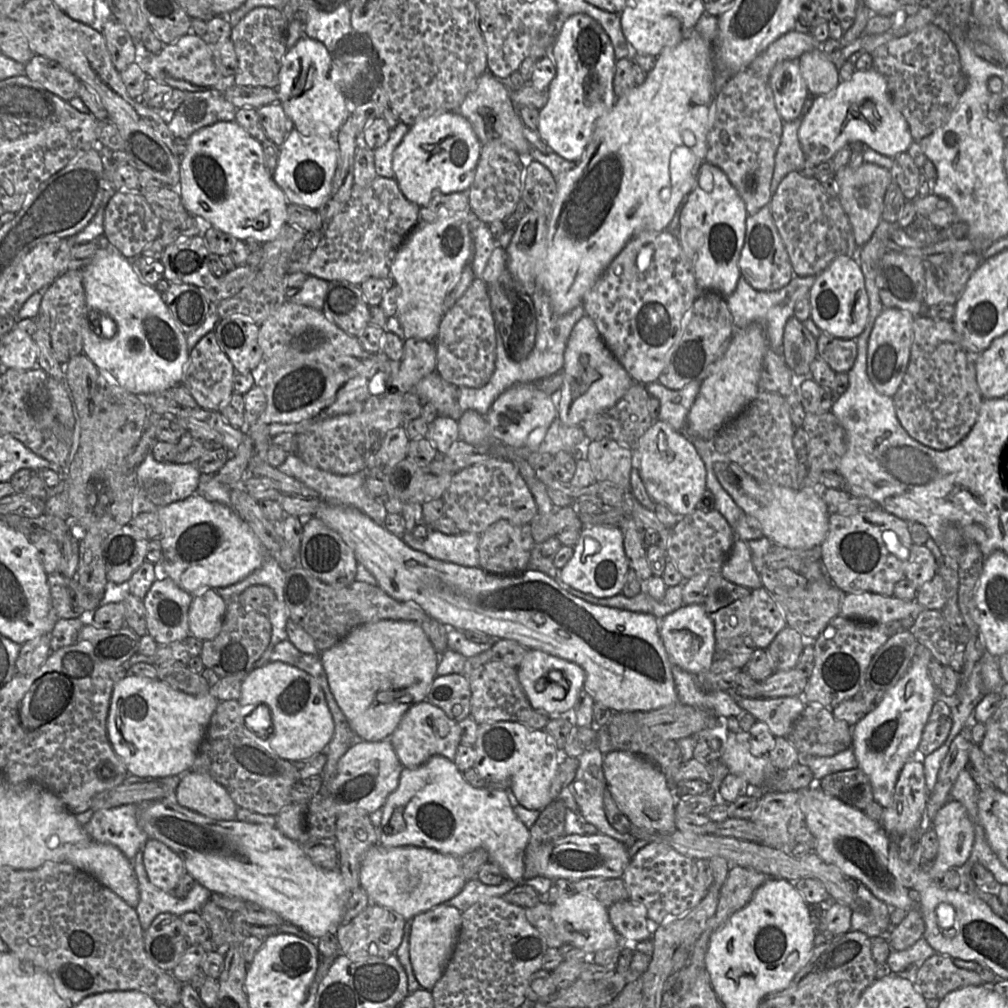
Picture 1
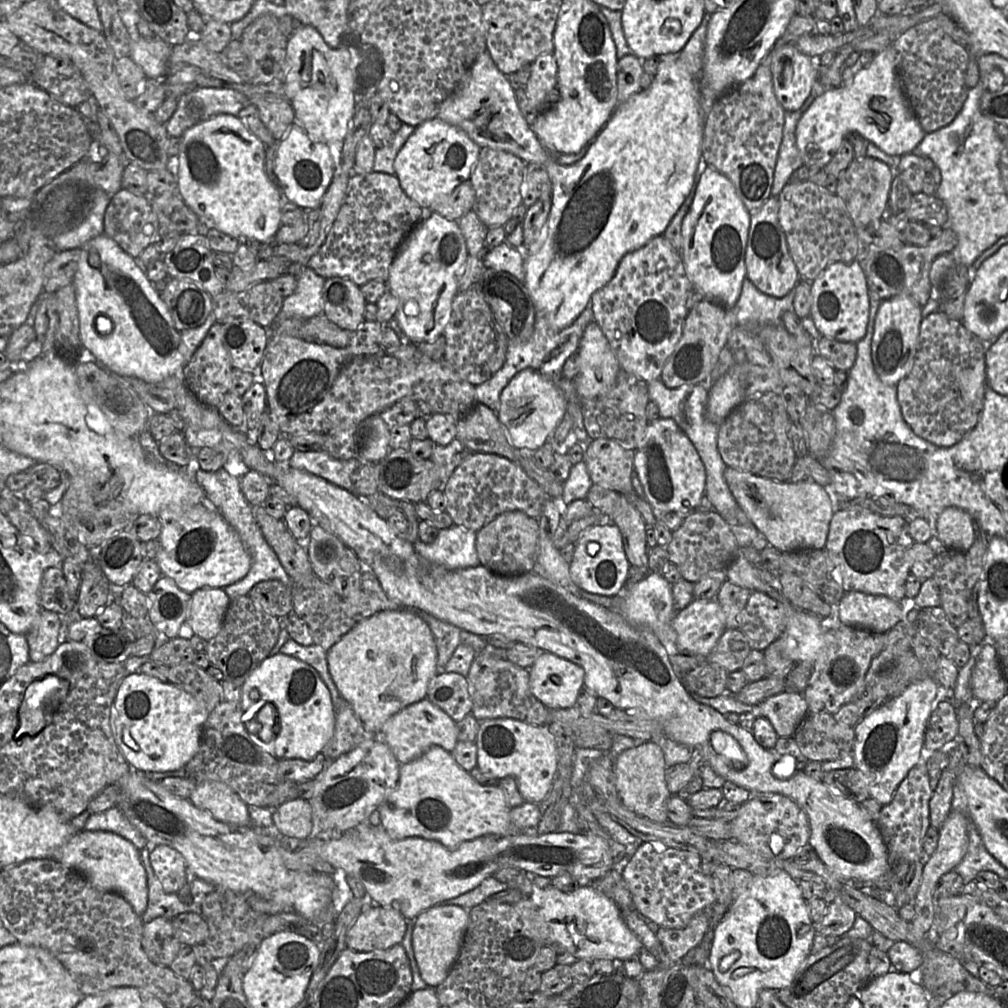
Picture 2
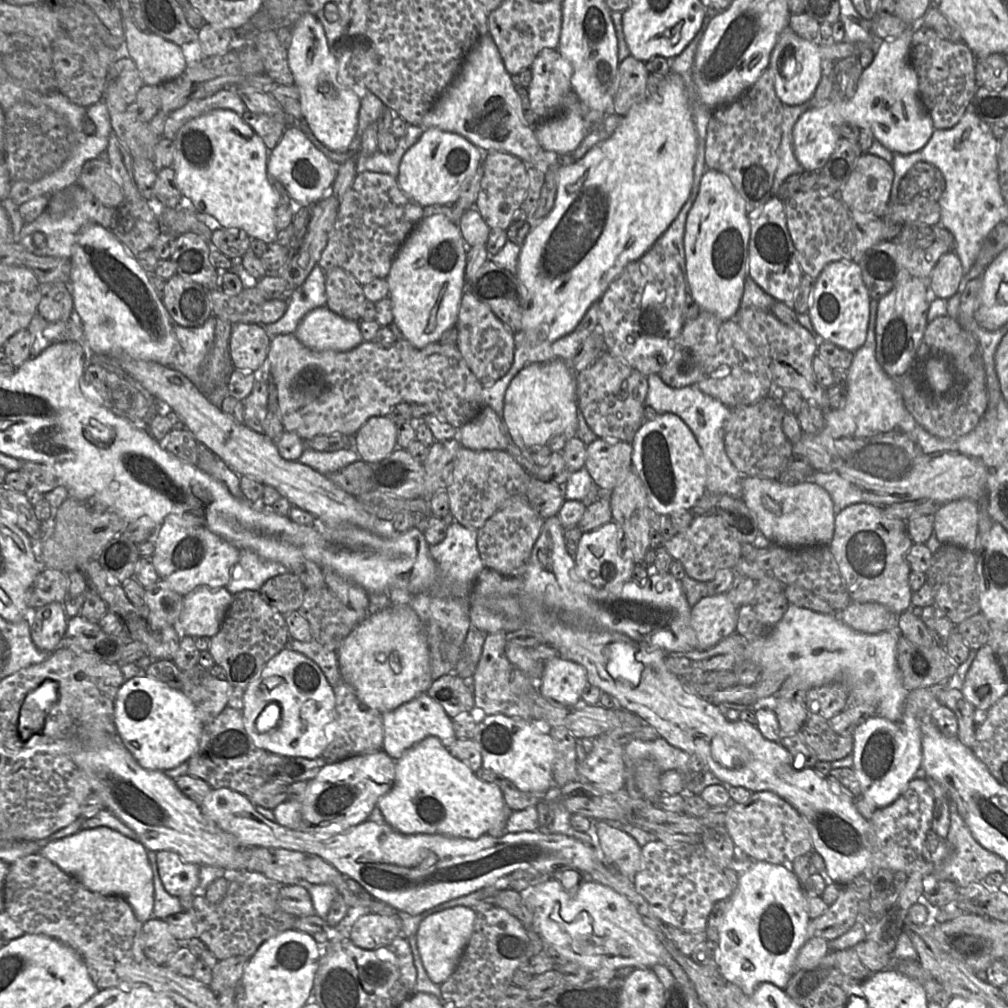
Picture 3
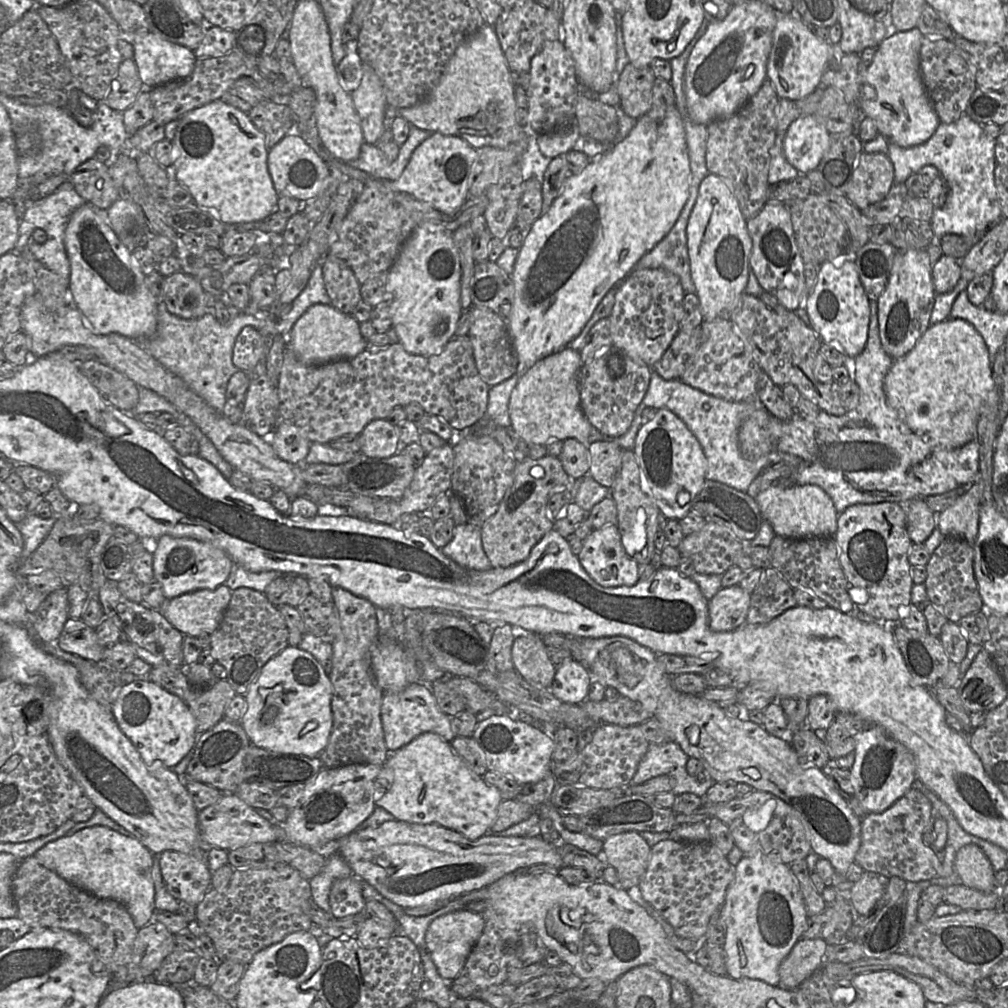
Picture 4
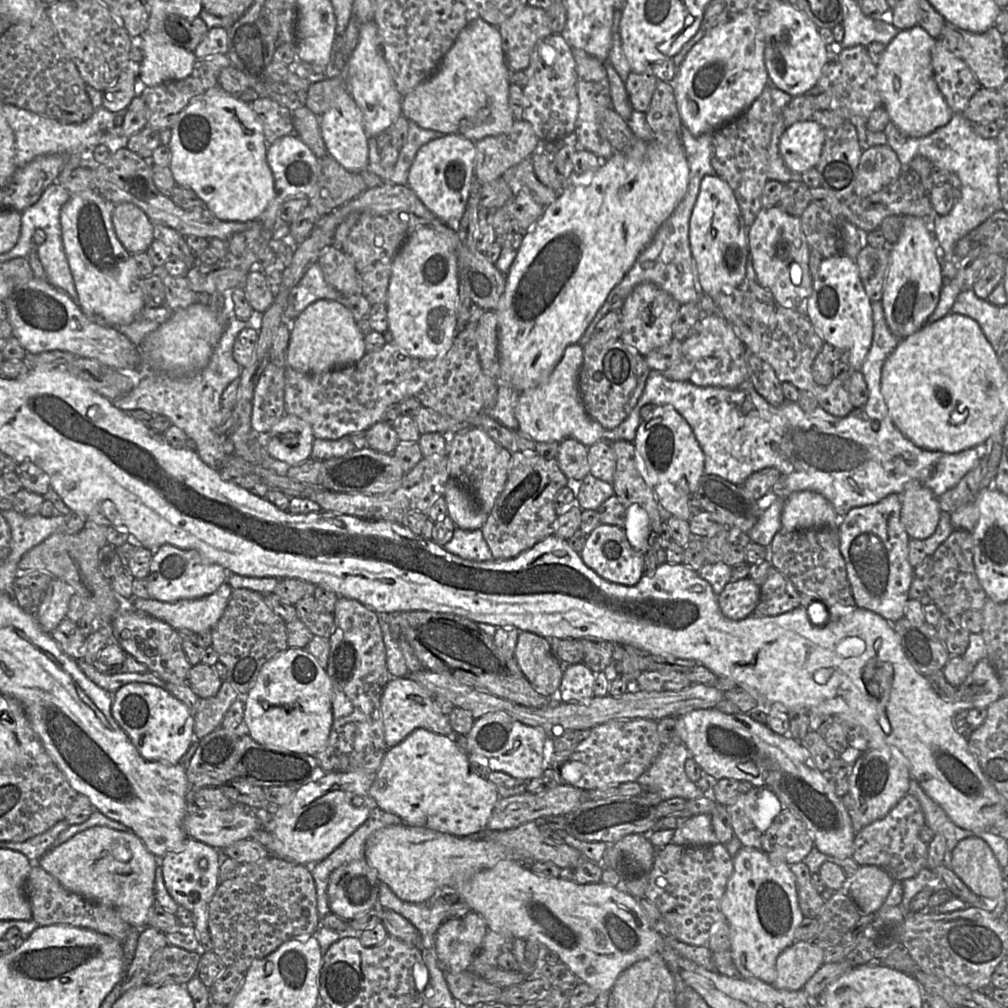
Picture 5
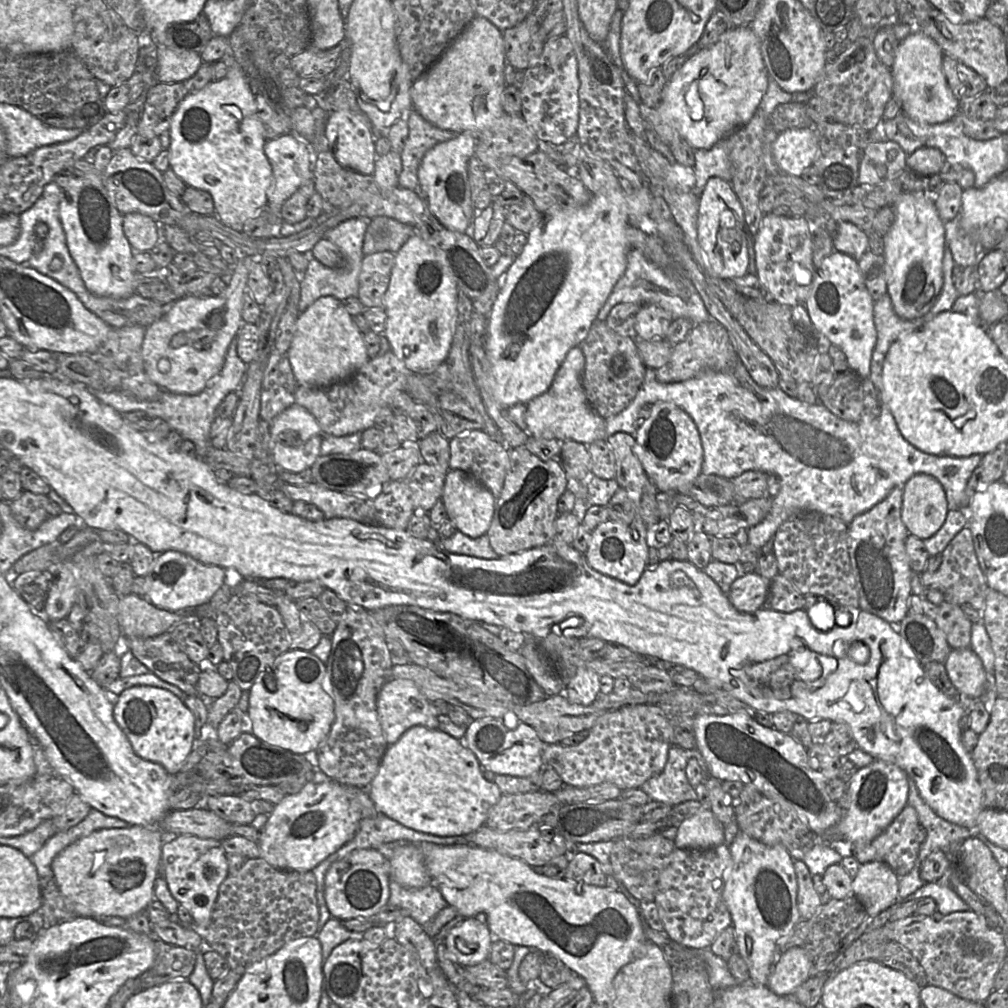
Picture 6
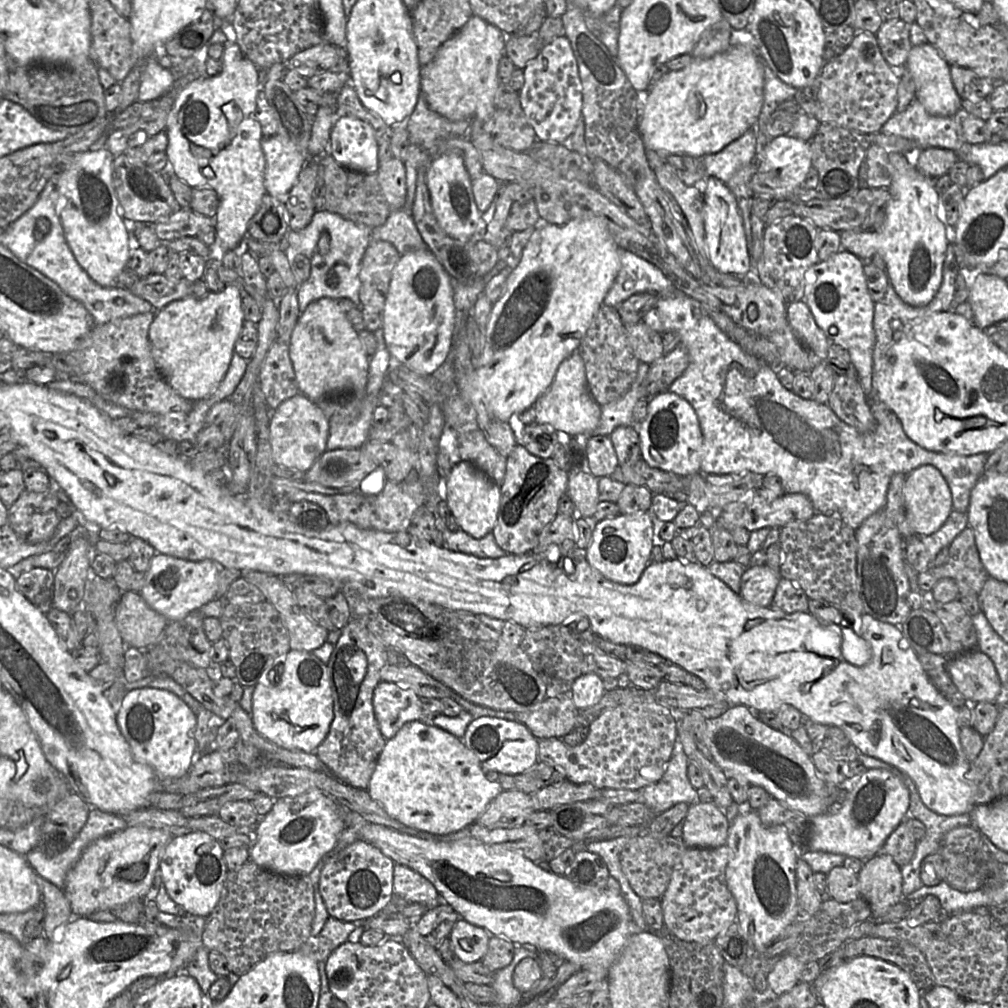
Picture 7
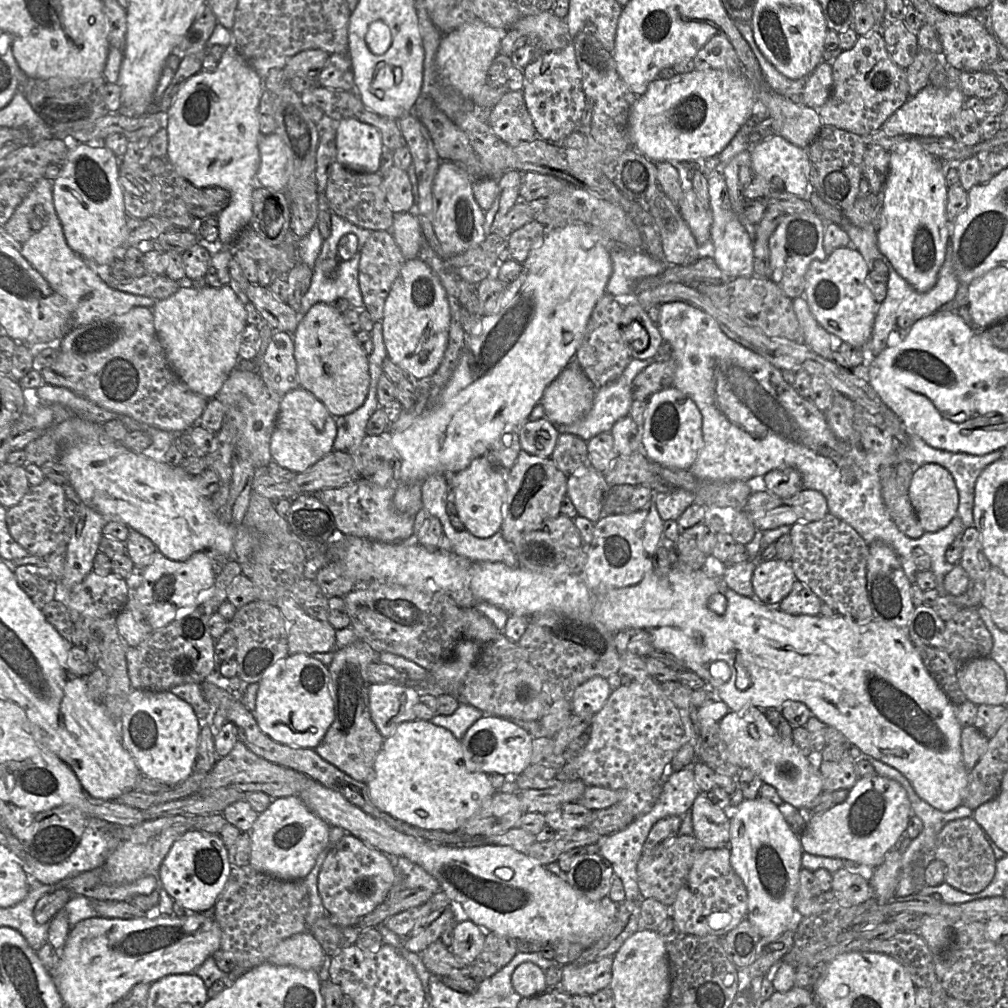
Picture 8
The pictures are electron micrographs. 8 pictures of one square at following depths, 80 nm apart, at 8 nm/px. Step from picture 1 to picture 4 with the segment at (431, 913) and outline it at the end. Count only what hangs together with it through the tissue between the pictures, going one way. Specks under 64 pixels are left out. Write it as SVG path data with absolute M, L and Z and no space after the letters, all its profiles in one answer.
M457 910L435 918L425 934L426 949L430 953L439 975L452 981L462 970L485 926L482 914L469 910Z

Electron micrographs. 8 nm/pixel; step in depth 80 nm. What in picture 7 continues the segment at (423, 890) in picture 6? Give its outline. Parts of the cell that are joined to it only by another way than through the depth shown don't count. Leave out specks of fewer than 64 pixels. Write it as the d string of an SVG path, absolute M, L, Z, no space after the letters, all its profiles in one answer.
M399 863L394 865L393 893L408 903L423 904L427 910L442 903L441 895L427 878Z

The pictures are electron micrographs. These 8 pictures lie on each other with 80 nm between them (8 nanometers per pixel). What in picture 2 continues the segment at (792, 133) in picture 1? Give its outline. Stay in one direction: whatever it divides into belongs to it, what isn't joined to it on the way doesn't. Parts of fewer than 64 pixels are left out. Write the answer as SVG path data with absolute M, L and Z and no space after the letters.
M812 90L811 95L800 109L785 111L783 137L774 171L772 196L779 196L784 186L790 182L794 171L804 165L796 143L796 127L802 115L809 109L816 97L817 93L813 93Z

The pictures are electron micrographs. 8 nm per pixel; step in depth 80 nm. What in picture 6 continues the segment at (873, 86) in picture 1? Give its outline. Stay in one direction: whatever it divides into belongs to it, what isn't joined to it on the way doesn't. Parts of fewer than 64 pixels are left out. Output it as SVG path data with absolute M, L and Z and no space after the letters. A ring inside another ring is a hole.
M917 30L900 41L891 66L892 96L901 102L902 112L921 124L937 124L951 120L960 111L960 104L948 86L942 69L944 54L939 45ZM815 126L792 128L779 133L772 155L780 172L801 177L813 165L818 151Z

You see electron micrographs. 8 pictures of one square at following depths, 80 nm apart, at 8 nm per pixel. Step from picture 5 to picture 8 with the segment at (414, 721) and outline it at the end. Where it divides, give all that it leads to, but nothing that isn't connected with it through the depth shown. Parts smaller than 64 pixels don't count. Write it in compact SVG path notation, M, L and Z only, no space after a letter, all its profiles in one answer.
M371 683L368 687L372 721L384 738L405 721L417 719L414 706L419 691L411 684Z

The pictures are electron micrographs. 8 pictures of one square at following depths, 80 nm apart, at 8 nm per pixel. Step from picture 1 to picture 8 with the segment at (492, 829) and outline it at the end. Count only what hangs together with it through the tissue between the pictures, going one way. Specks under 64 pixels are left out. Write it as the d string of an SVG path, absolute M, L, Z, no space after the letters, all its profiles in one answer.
M420 719L401 723L390 737L384 739L382 748L376 756L373 770L369 776L367 788L372 802L379 809L388 813L392 817L395 817L413 826L425 828L427 830L442 830L444 832L455 832L460 829L464 822L479 810L484 801L496 792L488 780L487 774L477 771L472 767L472 763L468 760L468 756L465 753L460 740L458 740L449 730L440 726L436 726L432 724L431 721Z

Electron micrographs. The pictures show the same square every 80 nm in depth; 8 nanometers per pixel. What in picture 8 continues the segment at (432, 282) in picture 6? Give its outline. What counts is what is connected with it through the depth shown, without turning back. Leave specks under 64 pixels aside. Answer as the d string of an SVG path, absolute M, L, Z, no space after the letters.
M419 257L404 263L385 301L381 323L387 355L393 363L418 380L436 372L448 345L450 307L439 278Z

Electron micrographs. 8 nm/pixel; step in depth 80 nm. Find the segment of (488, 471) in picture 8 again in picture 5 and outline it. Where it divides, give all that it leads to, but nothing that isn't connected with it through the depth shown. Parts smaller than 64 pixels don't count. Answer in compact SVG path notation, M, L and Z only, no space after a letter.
M450 478L446 484L443 497L445 498L448 513L457 528L464 530L481 529L488 515L476 505L469 491Z

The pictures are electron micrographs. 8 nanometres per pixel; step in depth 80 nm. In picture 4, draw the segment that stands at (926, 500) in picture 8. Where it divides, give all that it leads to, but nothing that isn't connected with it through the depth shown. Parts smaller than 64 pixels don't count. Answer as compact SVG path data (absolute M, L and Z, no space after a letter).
M913 498L904 505L906 528L911 541L924 543L937 525L937 515L927 506L923 498Z

